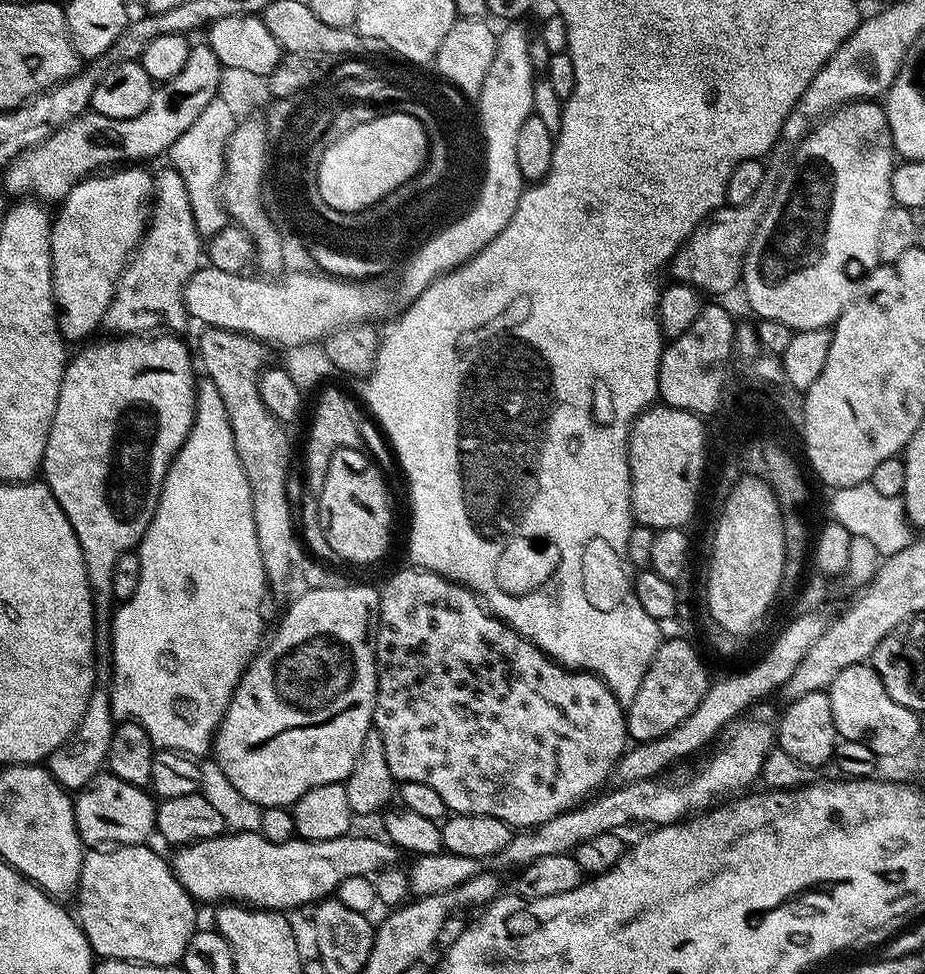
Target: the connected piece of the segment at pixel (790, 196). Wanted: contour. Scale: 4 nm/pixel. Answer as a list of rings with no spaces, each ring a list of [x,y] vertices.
[[[857,100],[851,104],[837,108],[835,112],[824,117],[799,144],[792,153],[791,161],[780,177],[780,184],[776,188],[774,198],[766,205],[764,217],[760,219],[760,225],[752,235],[752,244],[748,247],[748,256],[744,259],[742,273],[742,288],[745,288],[744,296],[748,304],[757,313],[761,320],[773,320],[774,322],[786,322],[793,330],[814,330],[815,328],[827,328],[835,325],[836,319],[851,306],[860,290],[861,283],[869,272],[875,270],[880,264],[878,254],[878,234],[882,234],[882,218],[894,206],[892,198],[892,170],[894,167],[894,149],[892,147],[892,135],[888,125],[888,115],[883,107],[872,100]]]

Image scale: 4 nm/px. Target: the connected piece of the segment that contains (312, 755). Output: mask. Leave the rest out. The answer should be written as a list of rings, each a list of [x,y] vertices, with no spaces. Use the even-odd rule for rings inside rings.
[[[349,583],[343,588],[327,588],[301,591],[301,596],[288,608],[288,613],[280,620],[280,629],[271,636],[252,658],[252,663],[244,672],[244,677],[238,682],[234,694],[230,698],[220,727],[214,737],[214,759],[226,778],[230,780],[238,793],[248,798],[250,802],[265,808],[287,808],[296,803],[302,794],[306,794],[314,786],[339,784],[348,779],[354,770],[358,754],[362,750],[362,742],[373,727],[372,707],[376,705],[376,623],[380,621],[380,593],[368,584]]]

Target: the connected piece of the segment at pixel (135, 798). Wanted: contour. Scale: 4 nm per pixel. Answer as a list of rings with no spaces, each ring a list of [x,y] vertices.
[[[101,770],[85,788],[75,793],[76,825],[80,839],[88,846],[144,844],[156,827],[157,801],[151,791]]]

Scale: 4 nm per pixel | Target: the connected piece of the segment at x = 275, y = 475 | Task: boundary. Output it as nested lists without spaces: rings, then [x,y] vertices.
[[[208,328],[200,336],[200,356],[198,352],[198,364],[204,367],[203,375],[207,379],[214,382],[214,386],[218,386],[218,394],[222,394],[222,406],[226,406],[226,414],[230,418],[230,430],[234,434],[234,446],[238,450],[238,458],[242,462],[242,470],[246,474],[246,482],[250,486],[250,498],[252,499],[252,513],[254,514],[254,534],[258,538],[258,550],[262,554],[262,566],[264,572],[267,573],[269,581],[273,585],[280,584],[292,572],[292,520],[294,524],[294,504],[288,501],[288,459],[292,456],[292,448],[288,445],[289,429],[280,421],[274,418],[274,414],[270,414],[270,410],[266,408],[266,402],[262,402],[262,394],[260,393],[260,373],[269,367],[268,352],[269,345],[263,340],[255,340],[252,336],[247,336],[241,332],[231,332],[230,330],[222,330],[221,328]]]

